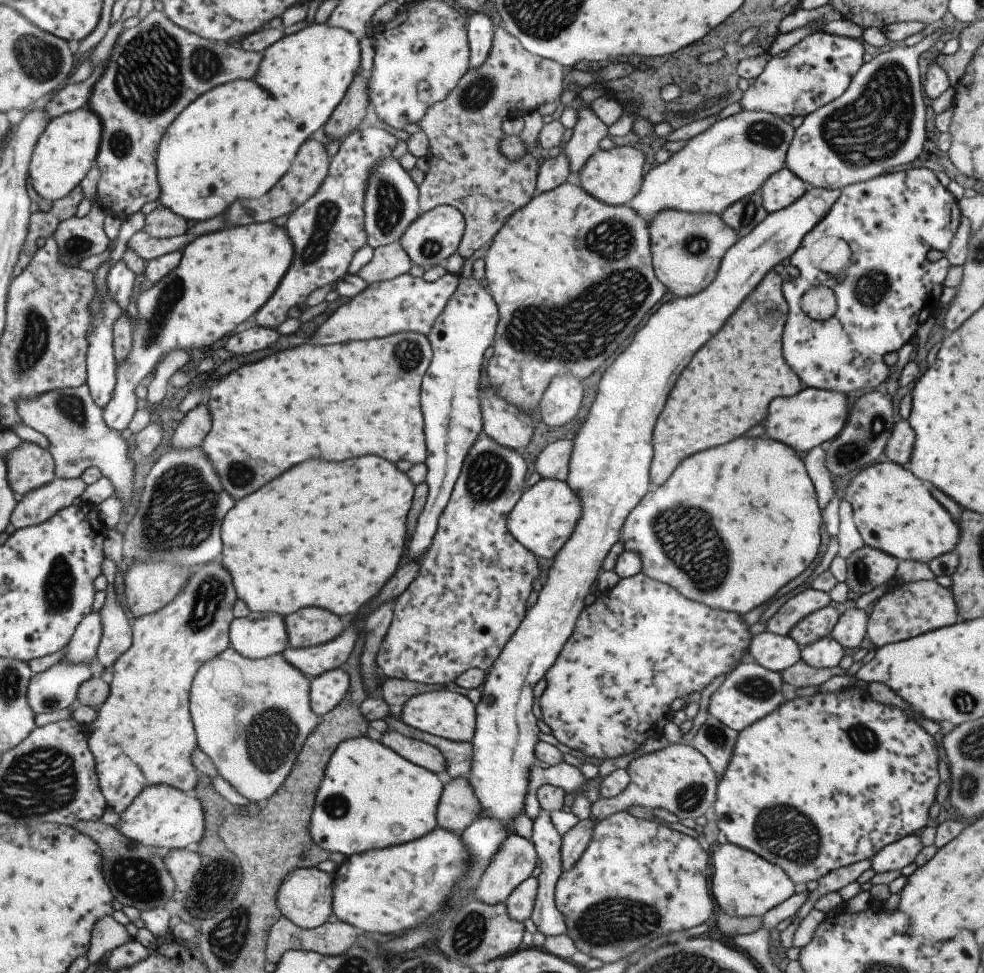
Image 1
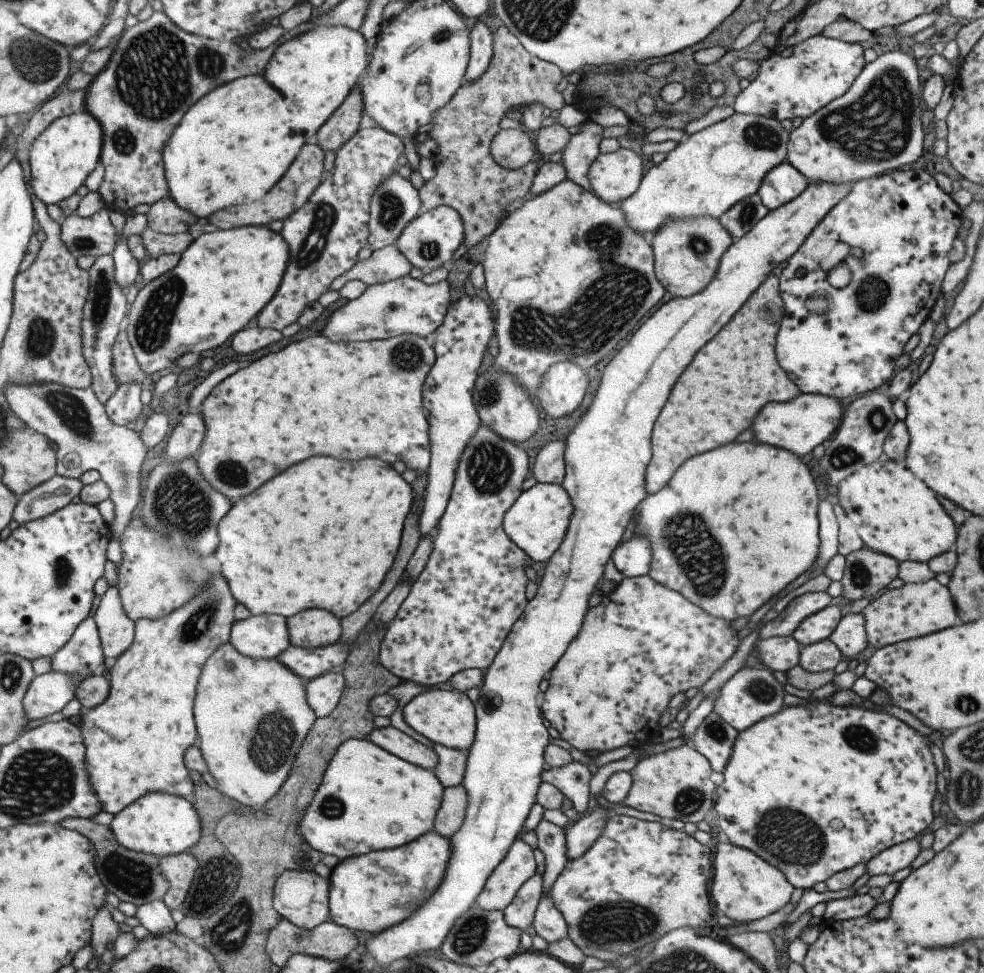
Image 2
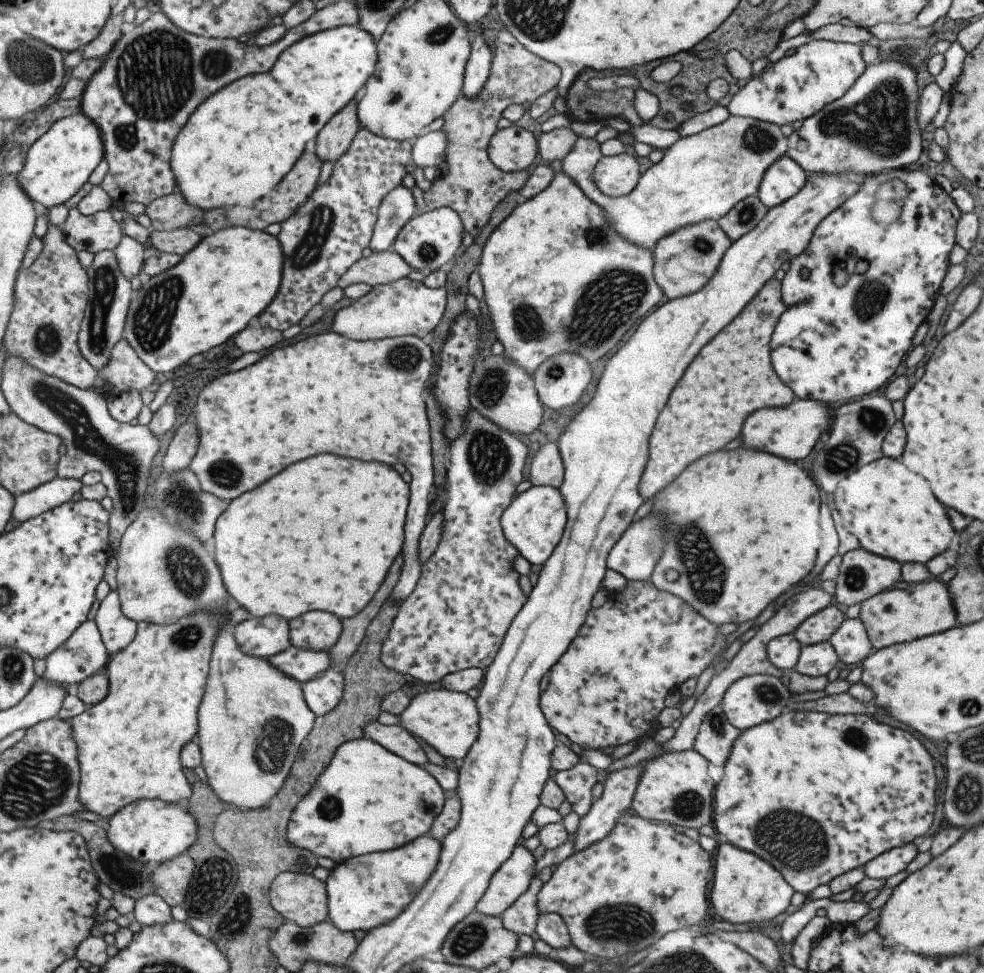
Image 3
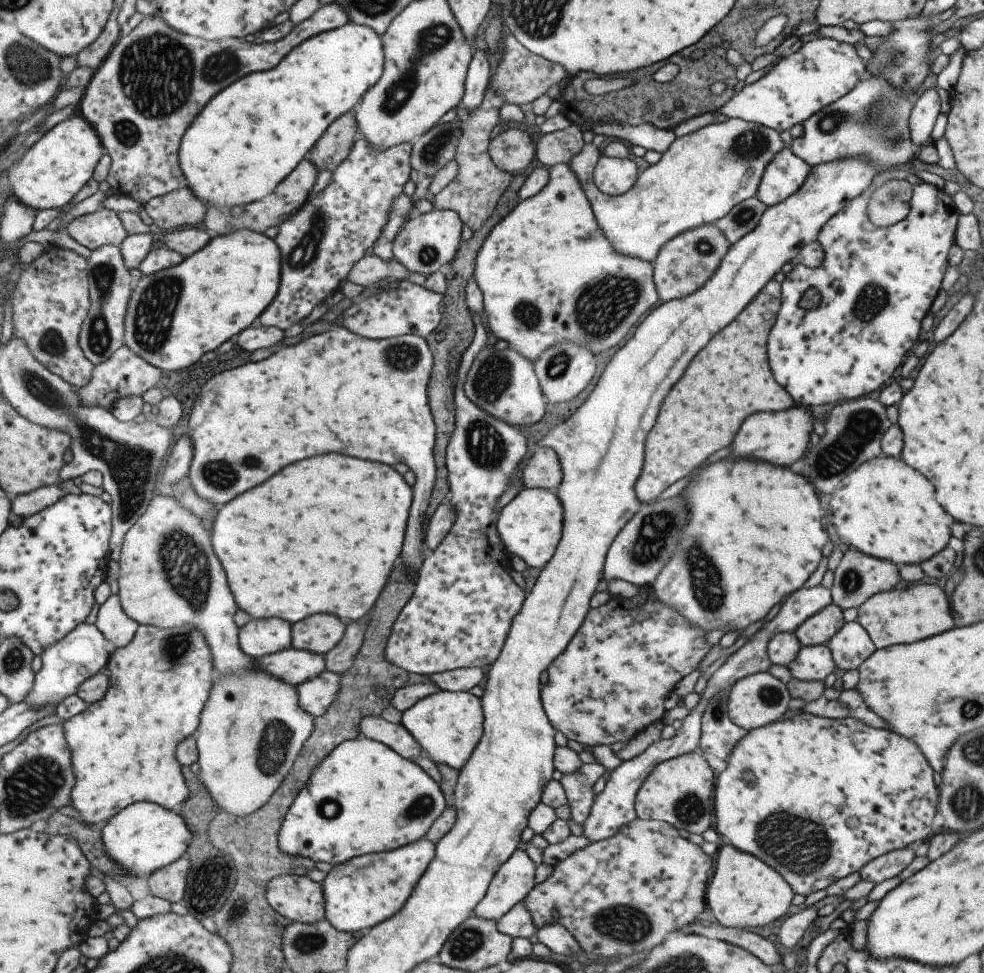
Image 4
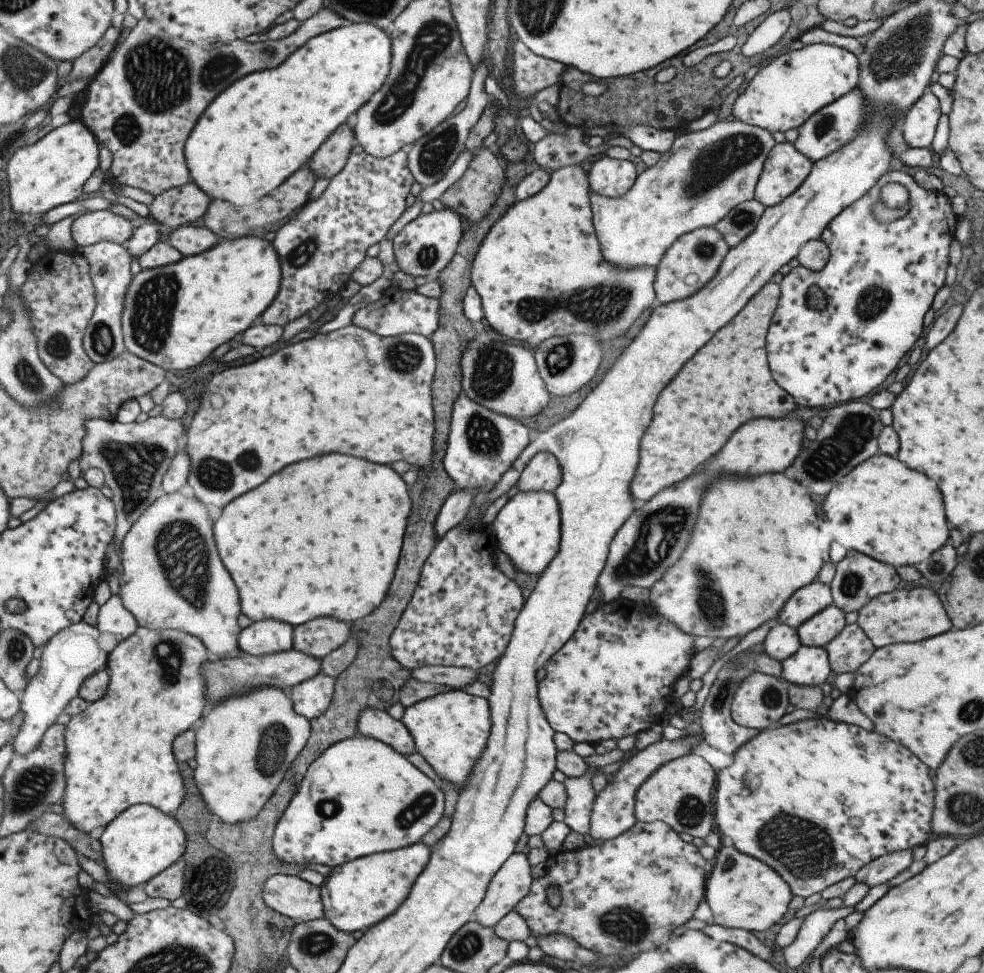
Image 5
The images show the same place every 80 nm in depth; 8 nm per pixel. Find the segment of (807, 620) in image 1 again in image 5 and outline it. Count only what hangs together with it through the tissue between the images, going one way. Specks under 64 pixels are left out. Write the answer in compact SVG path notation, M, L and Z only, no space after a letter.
M831 603L795 629L802 645L824 647L845 625L844 612Z

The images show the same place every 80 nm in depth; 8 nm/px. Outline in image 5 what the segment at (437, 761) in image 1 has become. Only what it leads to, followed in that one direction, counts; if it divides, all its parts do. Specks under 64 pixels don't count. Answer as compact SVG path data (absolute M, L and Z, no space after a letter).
M374 708L364 710L363 716L359 719L359 730L362 735L386 742L404 756L416 750L410 731L401 721L393 720L386 711Z

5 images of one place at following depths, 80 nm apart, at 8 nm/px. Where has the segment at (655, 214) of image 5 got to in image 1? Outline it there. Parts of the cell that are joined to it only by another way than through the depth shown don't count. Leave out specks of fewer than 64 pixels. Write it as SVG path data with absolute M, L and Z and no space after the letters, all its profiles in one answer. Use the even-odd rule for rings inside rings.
M588 107L576 110L577 120L573 125L569 141L563 145L563 154L567 157L570 170L578 172L586 158L597 152L599 140L607 136L607 127ZM741 109L690 138L664 163L648 170L640 191L627 206L647 224L663 209L719 215L730 204L759 190L767 178L784 167L794 130L774 114Z

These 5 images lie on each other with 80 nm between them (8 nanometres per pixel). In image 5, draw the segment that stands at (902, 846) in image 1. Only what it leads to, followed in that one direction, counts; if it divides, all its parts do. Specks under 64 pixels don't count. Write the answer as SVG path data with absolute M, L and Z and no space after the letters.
M911 849L884 854L864 864L853 877L855 882L863 882L870 888L891 880L896 874L905 870L911 861Z

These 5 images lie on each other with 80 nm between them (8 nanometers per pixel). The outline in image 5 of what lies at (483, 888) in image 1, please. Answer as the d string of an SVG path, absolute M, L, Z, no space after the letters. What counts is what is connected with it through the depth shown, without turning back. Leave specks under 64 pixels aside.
M513 852L491 877L484 897L473 911L473 920L493 927L529 892L531 865L526 855Z

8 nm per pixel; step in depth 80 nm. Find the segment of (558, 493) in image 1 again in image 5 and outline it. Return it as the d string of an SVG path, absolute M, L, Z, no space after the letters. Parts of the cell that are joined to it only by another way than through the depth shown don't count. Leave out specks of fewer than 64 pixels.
M518 491L499 510L490 526L498 548L513 562L515 570L541 574L555 556L560 541L560 510L554 493Z

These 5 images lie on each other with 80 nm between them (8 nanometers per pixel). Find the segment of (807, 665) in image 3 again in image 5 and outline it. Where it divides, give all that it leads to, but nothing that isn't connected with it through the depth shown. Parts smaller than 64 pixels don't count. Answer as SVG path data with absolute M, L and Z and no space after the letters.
M801 645L780 663L781 678L787 684L819 686L831 672L825 647Z

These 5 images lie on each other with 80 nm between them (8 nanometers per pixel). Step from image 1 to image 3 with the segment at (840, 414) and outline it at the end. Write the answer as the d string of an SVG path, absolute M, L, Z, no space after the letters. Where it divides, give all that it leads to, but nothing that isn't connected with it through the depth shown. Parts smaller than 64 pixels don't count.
M808 398L793 399L789 404L782 407L761 408L755 410L755 414L747 416L747 422L743 422L741 438L747 448L762 450L793 462L805 458L813 444L819 440L823 432L829 428L829 411L827 405Z

